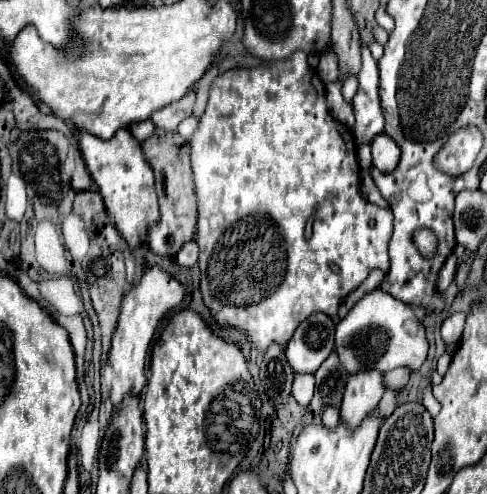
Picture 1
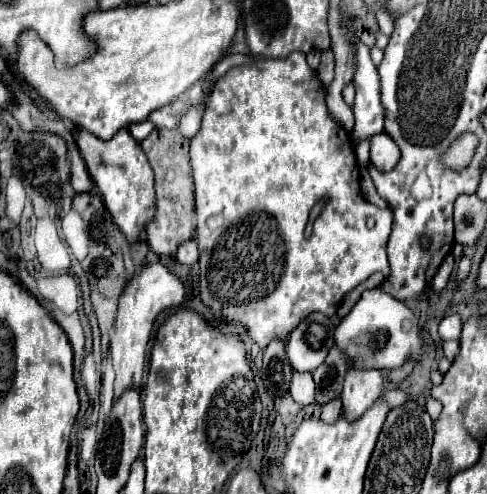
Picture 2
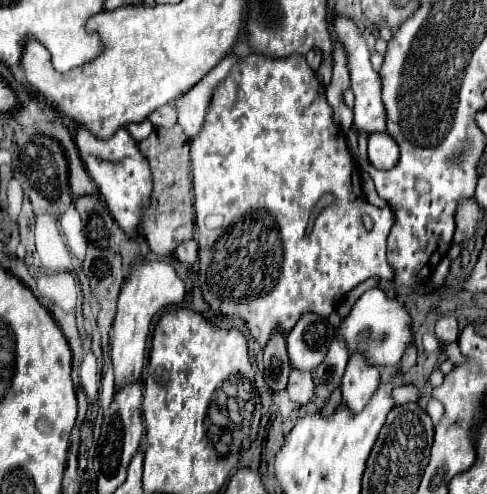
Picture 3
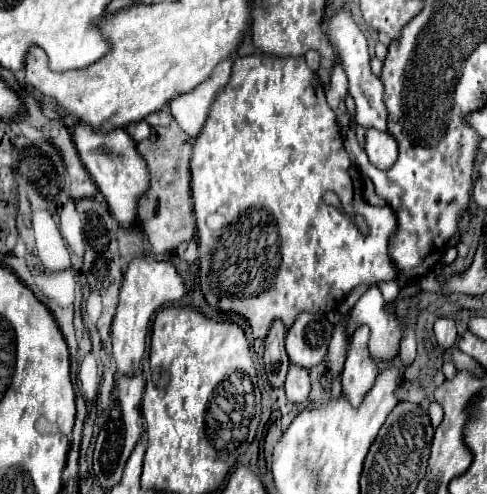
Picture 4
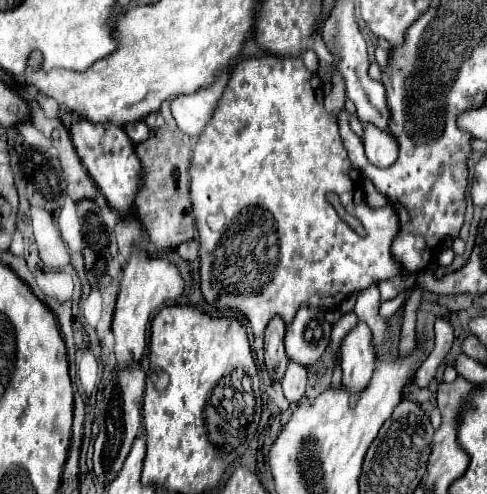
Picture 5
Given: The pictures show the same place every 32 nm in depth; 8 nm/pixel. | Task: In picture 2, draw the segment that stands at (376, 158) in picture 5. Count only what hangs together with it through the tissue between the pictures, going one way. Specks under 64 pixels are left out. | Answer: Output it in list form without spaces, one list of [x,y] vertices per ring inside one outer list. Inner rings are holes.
[[[374,134],[370,138],[370,164],[378,170],[392,170],[398,164],[400,150],[388,134]]]

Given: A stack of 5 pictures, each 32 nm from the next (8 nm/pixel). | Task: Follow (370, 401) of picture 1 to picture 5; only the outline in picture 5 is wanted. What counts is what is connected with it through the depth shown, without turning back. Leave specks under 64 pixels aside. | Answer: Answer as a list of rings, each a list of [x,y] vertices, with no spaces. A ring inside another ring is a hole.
[[[358,322],[342,340],[340,346],[340,366],[342,366],[342,384],[352,392],[364,390],[372,376],[374,348],[372,348],[372,330],[366,322]]]

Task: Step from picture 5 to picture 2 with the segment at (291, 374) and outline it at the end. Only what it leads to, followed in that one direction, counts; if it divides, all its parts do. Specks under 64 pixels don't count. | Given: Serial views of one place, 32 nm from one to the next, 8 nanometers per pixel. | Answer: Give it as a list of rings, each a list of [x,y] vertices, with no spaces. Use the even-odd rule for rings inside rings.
[[[294,372],[288,394],[292,396],[292,400],[296,400],[302,406],[312,404],[314,402],[314,380],[312,380],[312,374]]]

